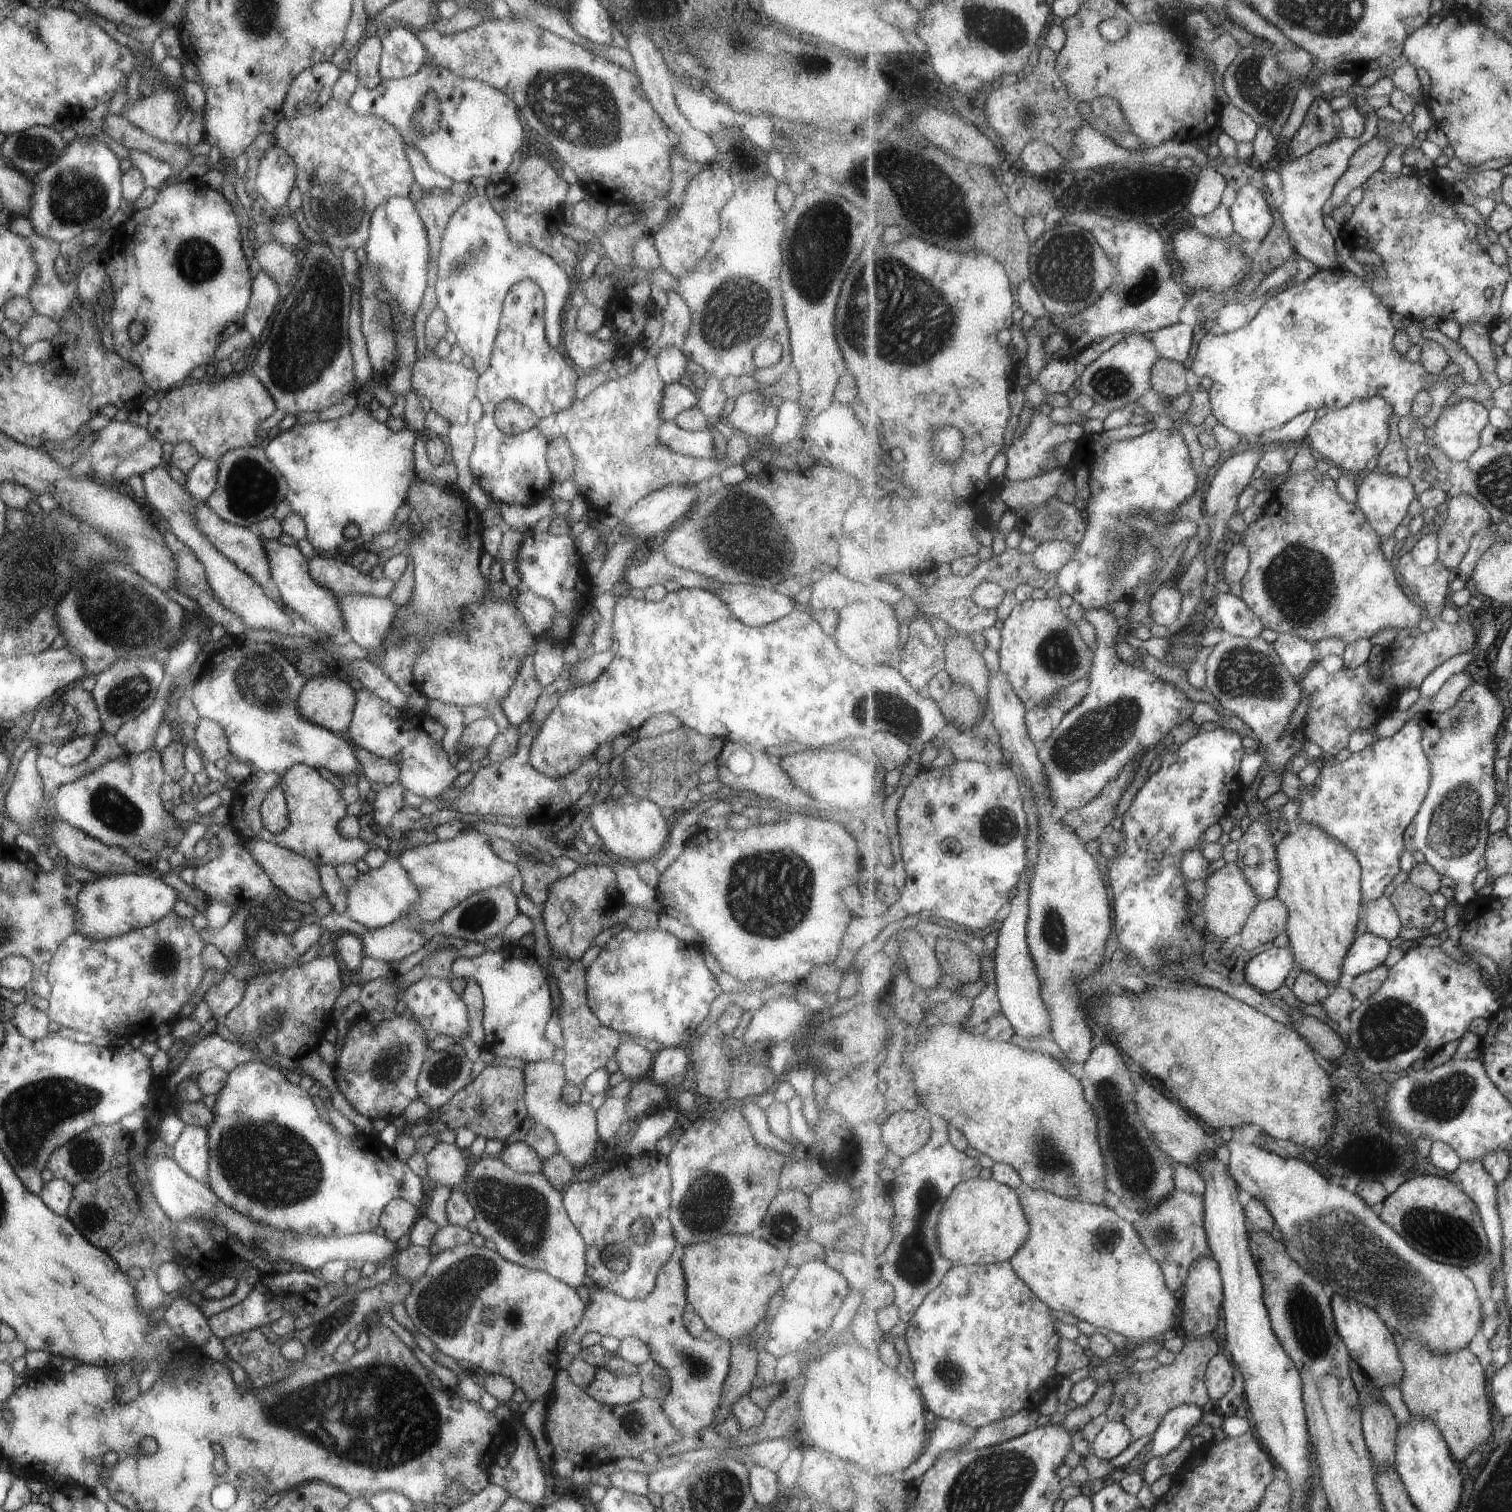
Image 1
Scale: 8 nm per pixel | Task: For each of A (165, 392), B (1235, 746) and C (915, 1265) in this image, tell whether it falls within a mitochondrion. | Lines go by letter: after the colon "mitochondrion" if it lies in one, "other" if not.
A: other
B: other
C: mitochondrion

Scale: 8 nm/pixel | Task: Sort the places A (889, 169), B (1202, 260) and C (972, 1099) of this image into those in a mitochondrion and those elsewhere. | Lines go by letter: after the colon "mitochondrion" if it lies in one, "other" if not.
A: mitochondrion
B: mitochondrion
C: other

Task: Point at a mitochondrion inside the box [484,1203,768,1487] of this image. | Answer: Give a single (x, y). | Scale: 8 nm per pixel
(629, 1242)

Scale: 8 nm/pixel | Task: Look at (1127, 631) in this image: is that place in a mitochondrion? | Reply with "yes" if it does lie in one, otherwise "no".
no

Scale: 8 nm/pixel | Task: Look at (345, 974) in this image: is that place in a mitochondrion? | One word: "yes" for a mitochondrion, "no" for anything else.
no

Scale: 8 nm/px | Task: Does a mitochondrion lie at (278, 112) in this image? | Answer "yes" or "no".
no

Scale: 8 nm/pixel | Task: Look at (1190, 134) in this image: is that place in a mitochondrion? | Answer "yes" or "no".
no

